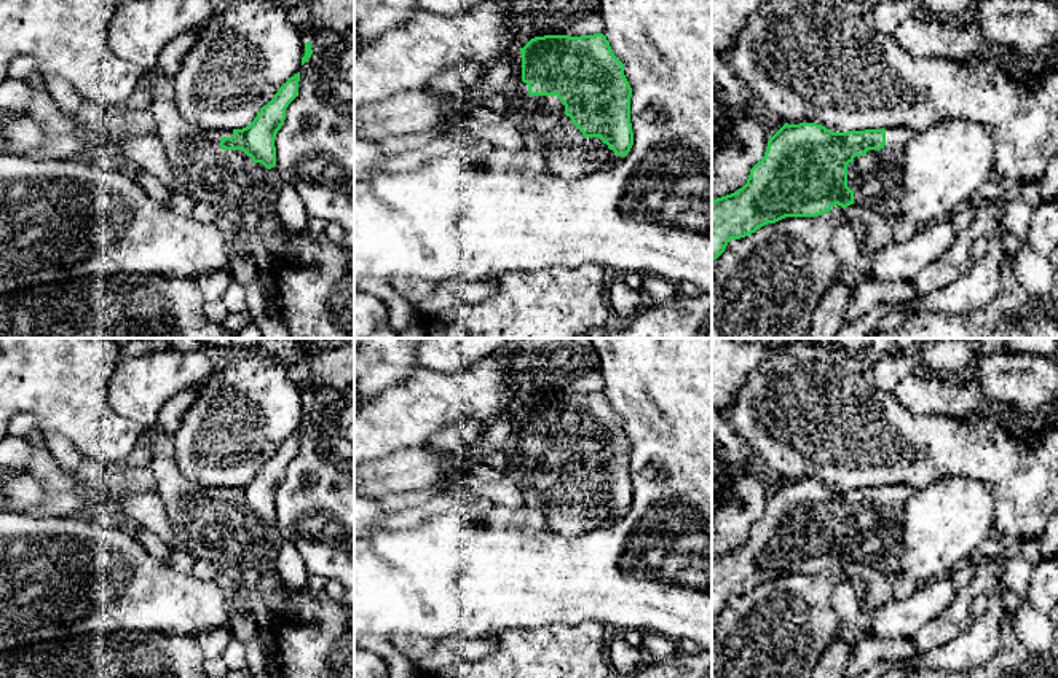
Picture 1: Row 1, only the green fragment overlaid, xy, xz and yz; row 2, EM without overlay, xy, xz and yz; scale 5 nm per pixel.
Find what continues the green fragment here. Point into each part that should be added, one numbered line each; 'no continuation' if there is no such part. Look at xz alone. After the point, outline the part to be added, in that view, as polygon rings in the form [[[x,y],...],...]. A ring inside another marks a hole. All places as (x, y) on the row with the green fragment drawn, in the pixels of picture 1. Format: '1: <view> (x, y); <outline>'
1: xz (546, 130); [[[522,53],[509,54],[512,75],[504,85],[507,99],[504,118],[522,134],[525,148],[539,153],[547,168],[559,177],[573,180],[589,174],[602,174],[626,156],[618,156],[600,137],[584,137],[565,115],[557,96],[530,96],[522,81]]]

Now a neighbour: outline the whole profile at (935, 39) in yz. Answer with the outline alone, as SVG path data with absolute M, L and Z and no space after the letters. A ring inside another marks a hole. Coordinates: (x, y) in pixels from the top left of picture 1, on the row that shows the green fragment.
M905 19L895 30L894 38L913 57L948 57L961 62L977 59L986 43L980 27L957 29L942 19L921 22Z

